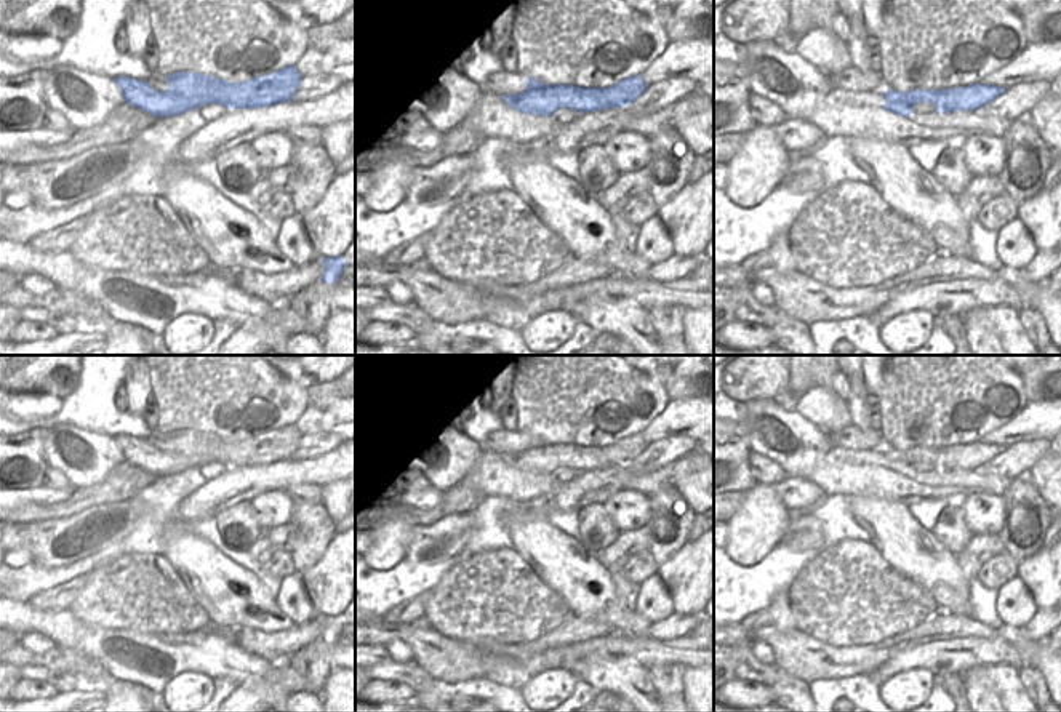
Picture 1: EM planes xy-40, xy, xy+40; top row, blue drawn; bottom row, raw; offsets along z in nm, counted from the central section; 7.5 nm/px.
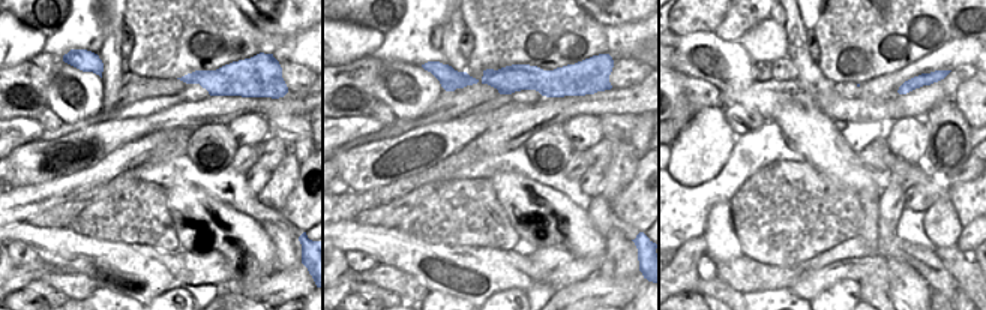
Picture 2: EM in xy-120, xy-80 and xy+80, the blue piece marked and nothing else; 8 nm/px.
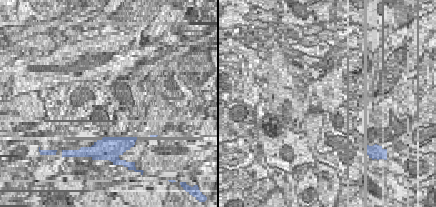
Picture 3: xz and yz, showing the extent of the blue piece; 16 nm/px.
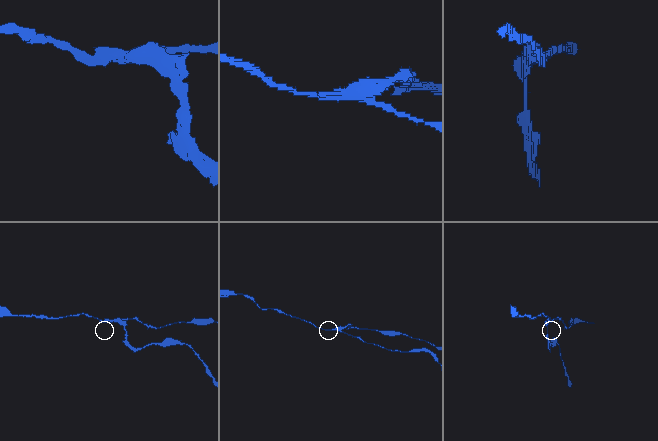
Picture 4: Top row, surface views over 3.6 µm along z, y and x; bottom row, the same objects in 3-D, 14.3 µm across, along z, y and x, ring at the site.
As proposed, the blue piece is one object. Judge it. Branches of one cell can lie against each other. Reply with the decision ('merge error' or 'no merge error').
merge error

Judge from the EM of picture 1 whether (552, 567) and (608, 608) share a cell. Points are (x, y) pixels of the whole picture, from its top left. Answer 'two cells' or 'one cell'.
one cell

